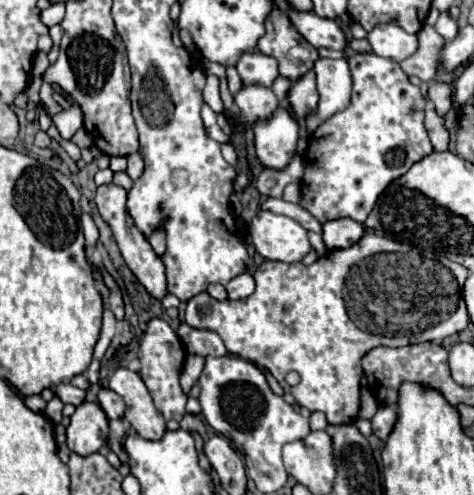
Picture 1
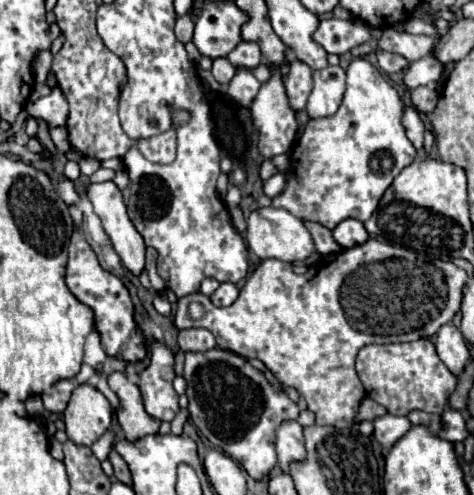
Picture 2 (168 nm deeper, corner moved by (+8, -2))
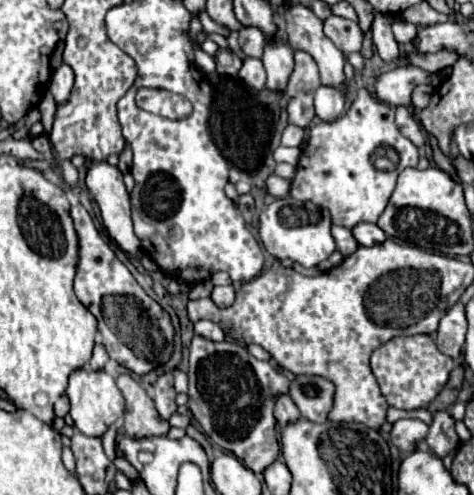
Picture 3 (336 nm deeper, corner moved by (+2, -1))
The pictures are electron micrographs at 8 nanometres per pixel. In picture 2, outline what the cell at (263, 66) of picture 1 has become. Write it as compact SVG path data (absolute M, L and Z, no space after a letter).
M240 42L230 54L228 60L236 66L236 68L256 68L262 62L262 52L260 46L256 42Z

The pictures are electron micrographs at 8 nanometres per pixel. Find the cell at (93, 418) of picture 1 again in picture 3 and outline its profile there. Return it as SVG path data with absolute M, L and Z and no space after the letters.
M80 369L70 375L70 383L66 389L70 399L70 417L74 419L74 427L88 437L102 437L108 427L124 413L124 397L116 387L114 377L104 371Z

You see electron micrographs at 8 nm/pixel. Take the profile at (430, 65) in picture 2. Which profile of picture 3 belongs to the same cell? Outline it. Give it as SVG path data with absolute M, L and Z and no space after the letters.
M414 65L396 67L376 81L376 97L388 105L410 105L410 95L416 85L430 83L430 73Z

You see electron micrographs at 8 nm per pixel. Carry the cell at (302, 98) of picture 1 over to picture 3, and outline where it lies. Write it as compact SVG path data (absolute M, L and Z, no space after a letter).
M296 51L294 53L294 73L290 75L288 87L286 87L286 99L288 99L288 117L290 123L298 127L308 127L310 121L314 119L314 105L312 97L314 91L320 87L320 75L314 59L304 53Z

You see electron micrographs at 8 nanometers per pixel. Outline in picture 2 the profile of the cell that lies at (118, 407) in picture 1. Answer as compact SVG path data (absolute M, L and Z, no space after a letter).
M106 430L104 436L100 436L94 444L92 444L92 452L98 460L106 460L110 450L112 450L112 444L114 444L114 432L112 430Z

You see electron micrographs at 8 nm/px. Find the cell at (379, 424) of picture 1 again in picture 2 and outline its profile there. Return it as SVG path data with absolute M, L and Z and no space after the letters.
M384 414L380 418L374 420L374 438L386 446L392 448L408 430L410 430L410 420L404 416L392 416L392 414Z

